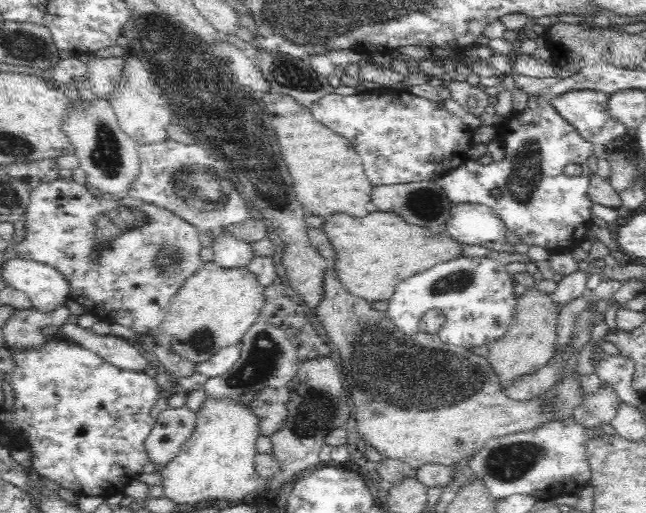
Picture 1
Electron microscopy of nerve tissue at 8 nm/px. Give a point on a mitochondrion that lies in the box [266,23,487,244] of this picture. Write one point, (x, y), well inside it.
(291, 76)

